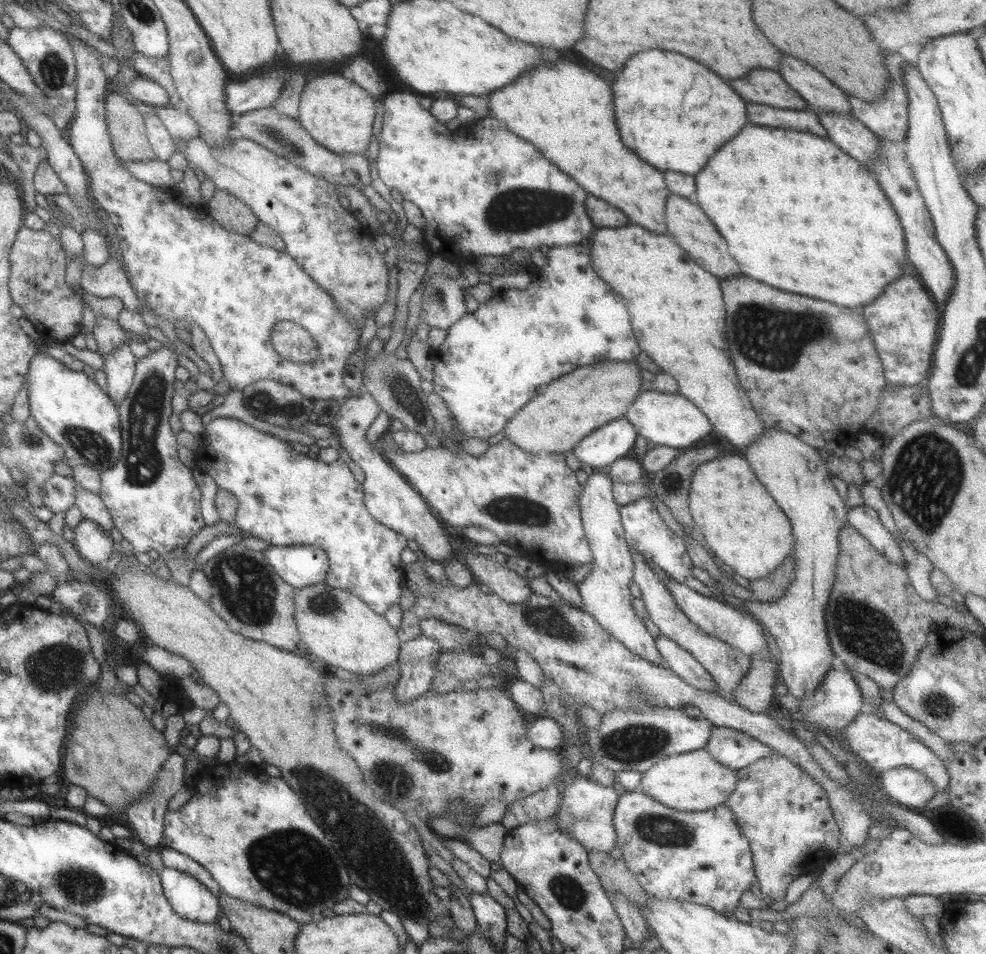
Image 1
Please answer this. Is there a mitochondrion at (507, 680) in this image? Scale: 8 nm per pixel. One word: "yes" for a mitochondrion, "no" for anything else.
no

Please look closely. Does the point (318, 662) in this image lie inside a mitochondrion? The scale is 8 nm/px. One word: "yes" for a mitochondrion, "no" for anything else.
no

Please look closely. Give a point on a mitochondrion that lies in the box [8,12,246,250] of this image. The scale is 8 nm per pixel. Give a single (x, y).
(52, 68)

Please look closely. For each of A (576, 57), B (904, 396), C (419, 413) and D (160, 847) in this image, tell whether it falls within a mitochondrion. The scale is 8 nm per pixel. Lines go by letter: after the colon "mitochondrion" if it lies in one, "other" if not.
A: other
B: other
C: other
D: other

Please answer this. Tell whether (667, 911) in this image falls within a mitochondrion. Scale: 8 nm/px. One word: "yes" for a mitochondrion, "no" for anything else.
no

